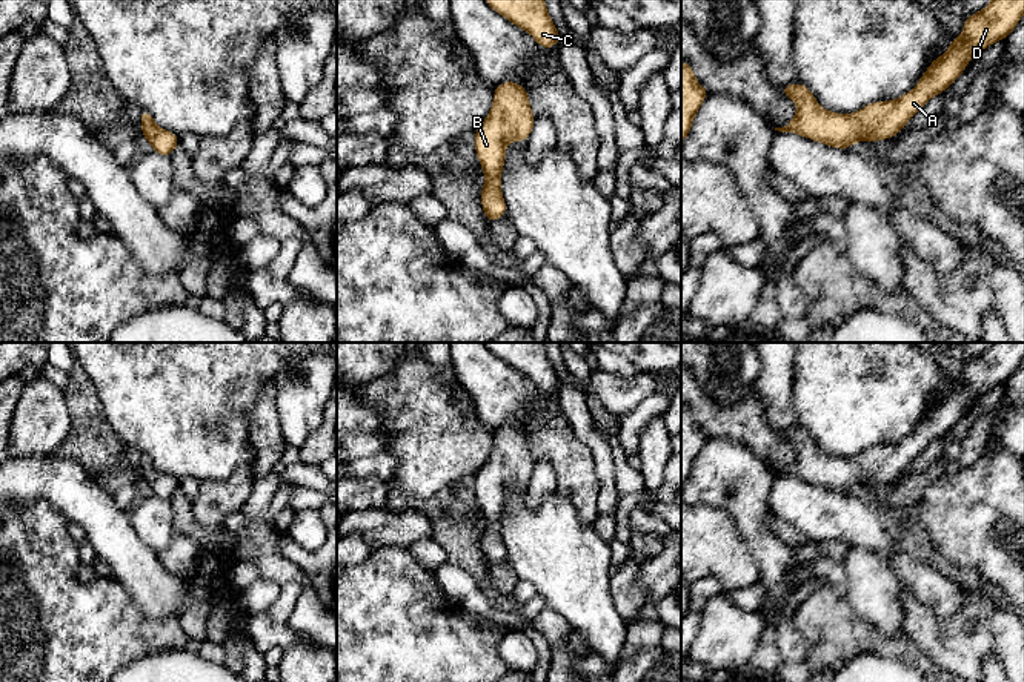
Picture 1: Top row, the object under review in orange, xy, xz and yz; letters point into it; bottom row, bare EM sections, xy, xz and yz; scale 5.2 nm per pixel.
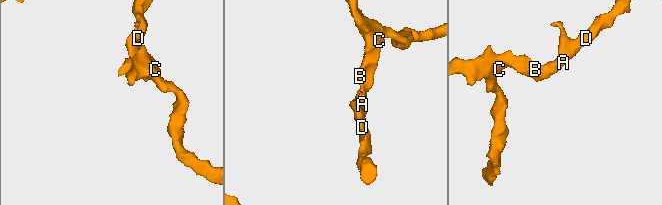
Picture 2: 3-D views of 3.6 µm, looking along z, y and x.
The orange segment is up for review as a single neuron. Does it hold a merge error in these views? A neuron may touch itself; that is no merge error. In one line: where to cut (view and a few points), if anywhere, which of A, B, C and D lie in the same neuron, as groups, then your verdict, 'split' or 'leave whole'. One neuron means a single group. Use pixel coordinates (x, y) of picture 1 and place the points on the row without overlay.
no cut; A B C D; leave whole

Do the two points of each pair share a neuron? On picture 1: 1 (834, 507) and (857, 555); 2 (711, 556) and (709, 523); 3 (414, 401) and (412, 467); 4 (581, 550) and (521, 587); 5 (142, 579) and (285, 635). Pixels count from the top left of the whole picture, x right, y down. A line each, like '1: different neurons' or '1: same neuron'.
1: different neurons
2: same neuron
3: same neuron
4: different neurons
5: different neurons

